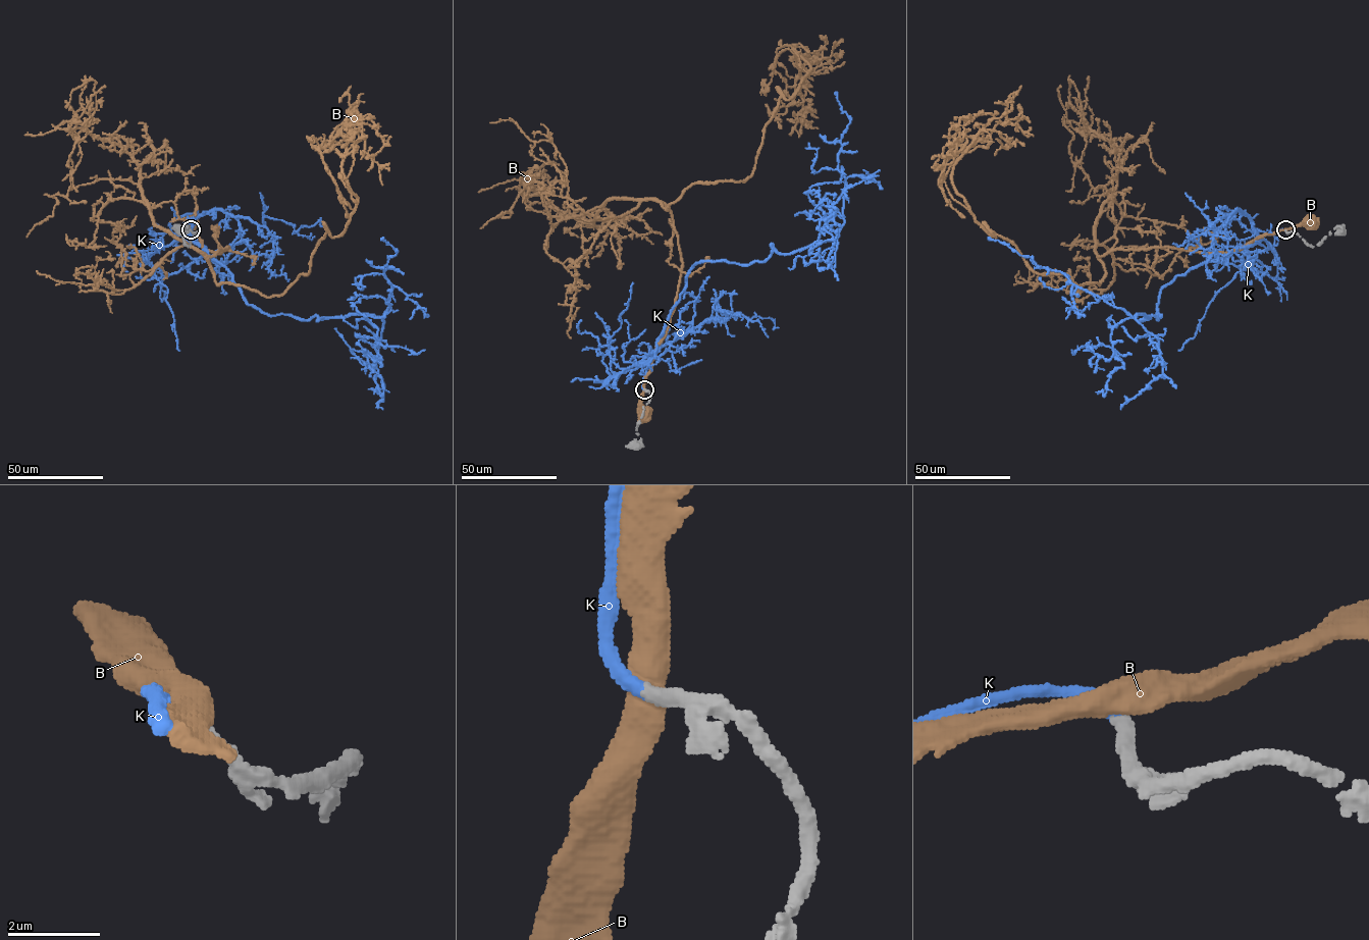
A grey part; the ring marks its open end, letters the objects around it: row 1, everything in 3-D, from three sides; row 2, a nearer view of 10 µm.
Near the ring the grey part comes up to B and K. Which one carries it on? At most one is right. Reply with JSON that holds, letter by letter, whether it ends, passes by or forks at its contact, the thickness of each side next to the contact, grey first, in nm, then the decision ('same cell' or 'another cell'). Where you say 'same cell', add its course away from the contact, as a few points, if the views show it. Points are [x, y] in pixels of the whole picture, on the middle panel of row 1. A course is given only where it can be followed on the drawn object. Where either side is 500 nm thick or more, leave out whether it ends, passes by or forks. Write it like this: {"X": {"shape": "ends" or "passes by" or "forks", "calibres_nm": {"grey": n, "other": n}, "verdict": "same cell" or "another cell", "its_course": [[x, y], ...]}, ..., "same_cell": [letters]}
{"B": {"calibres_nm": {"grey": 300, "other": 550}, "verdict": "another cell"}, "K": {"shape": "ends", "calibres_nm": {"grey": 320, "other": 320}, "verdict": "same cell", "its_course": [[644, 389], [646, 361], [694, 264], [749, 264], [838, 236], [846, 186], [838, 155], [850, 118], [836, 92]]}, "same_cell": ["K"]}

